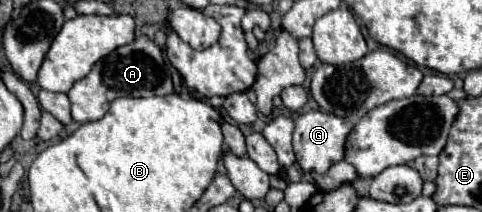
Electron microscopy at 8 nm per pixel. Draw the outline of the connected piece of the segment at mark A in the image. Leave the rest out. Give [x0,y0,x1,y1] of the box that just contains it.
[68,36,174,124]

